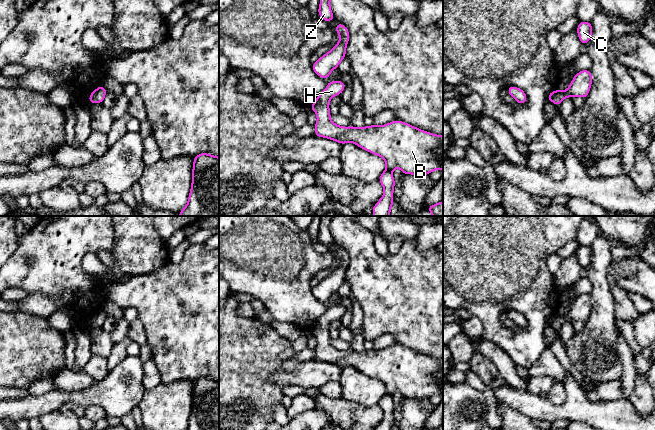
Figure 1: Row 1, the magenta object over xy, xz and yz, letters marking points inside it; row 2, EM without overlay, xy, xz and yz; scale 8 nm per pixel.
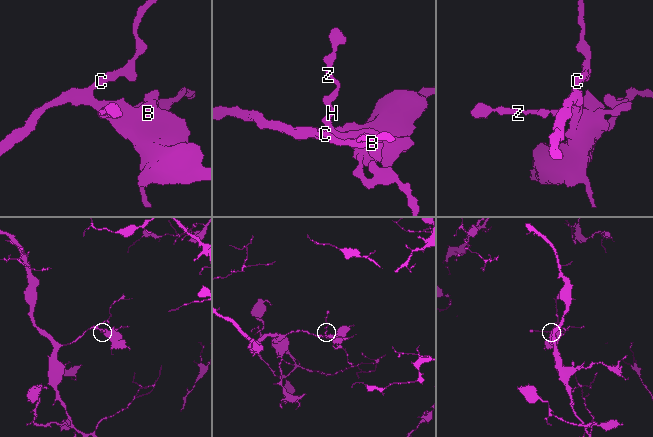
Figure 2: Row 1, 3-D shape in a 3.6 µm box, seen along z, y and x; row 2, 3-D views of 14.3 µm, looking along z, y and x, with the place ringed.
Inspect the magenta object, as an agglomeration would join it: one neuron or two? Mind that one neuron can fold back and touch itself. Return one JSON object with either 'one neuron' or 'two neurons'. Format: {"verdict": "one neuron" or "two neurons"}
{"verdict": "one neuron"}

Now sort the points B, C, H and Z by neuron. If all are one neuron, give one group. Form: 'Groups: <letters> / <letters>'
Groups: B C H Z

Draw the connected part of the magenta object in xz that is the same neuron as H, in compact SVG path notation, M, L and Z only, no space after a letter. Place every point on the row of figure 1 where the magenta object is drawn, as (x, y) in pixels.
M332 81L310 105L317 114L315 134L345 144L352 142L378 155L386 163L379 182L384 188L381 199L372 208L373 216L389 216L393 206L395 180L392 171L400 168L404 174L428 175L436 169L443 171L443 136L423 131L395 120L381 126L343 127L330 120L329 102L345 89L344 82Z

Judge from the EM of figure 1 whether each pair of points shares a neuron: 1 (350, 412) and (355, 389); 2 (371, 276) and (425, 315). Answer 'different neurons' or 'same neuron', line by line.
1: different neurons
2: same neuron

